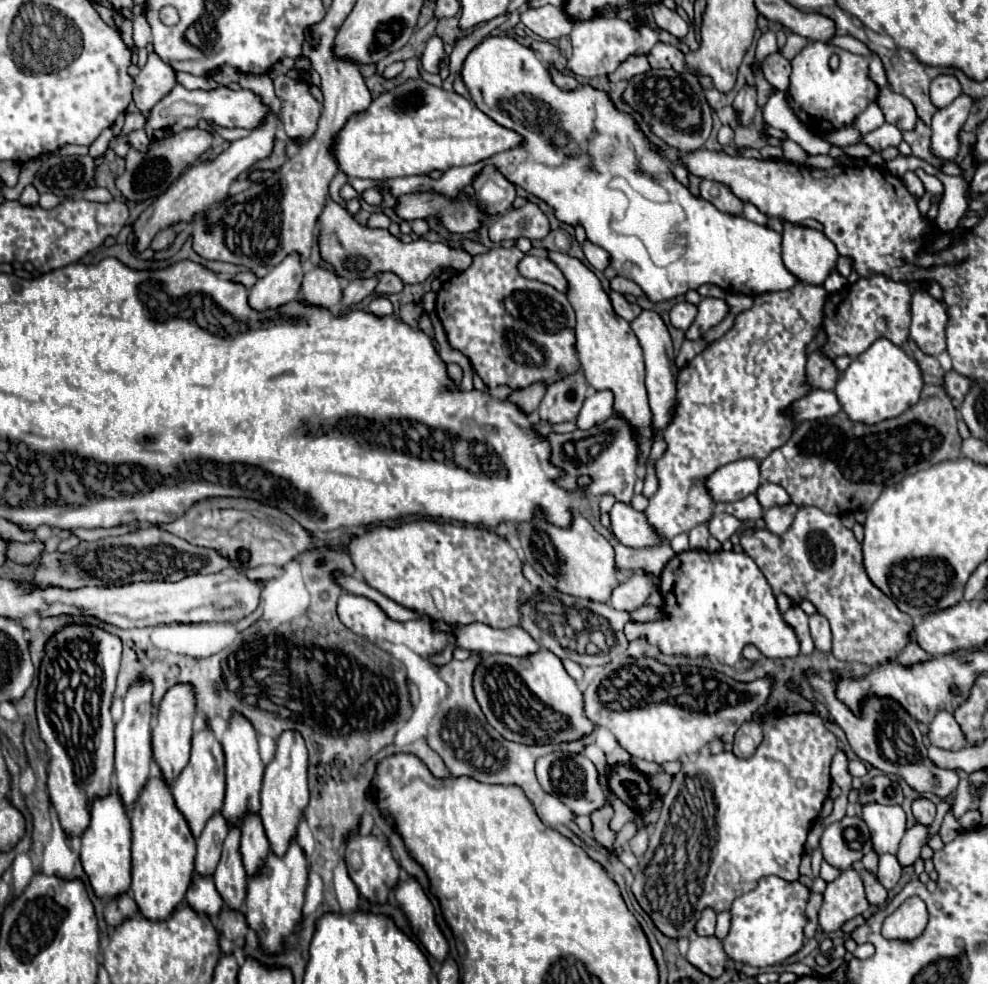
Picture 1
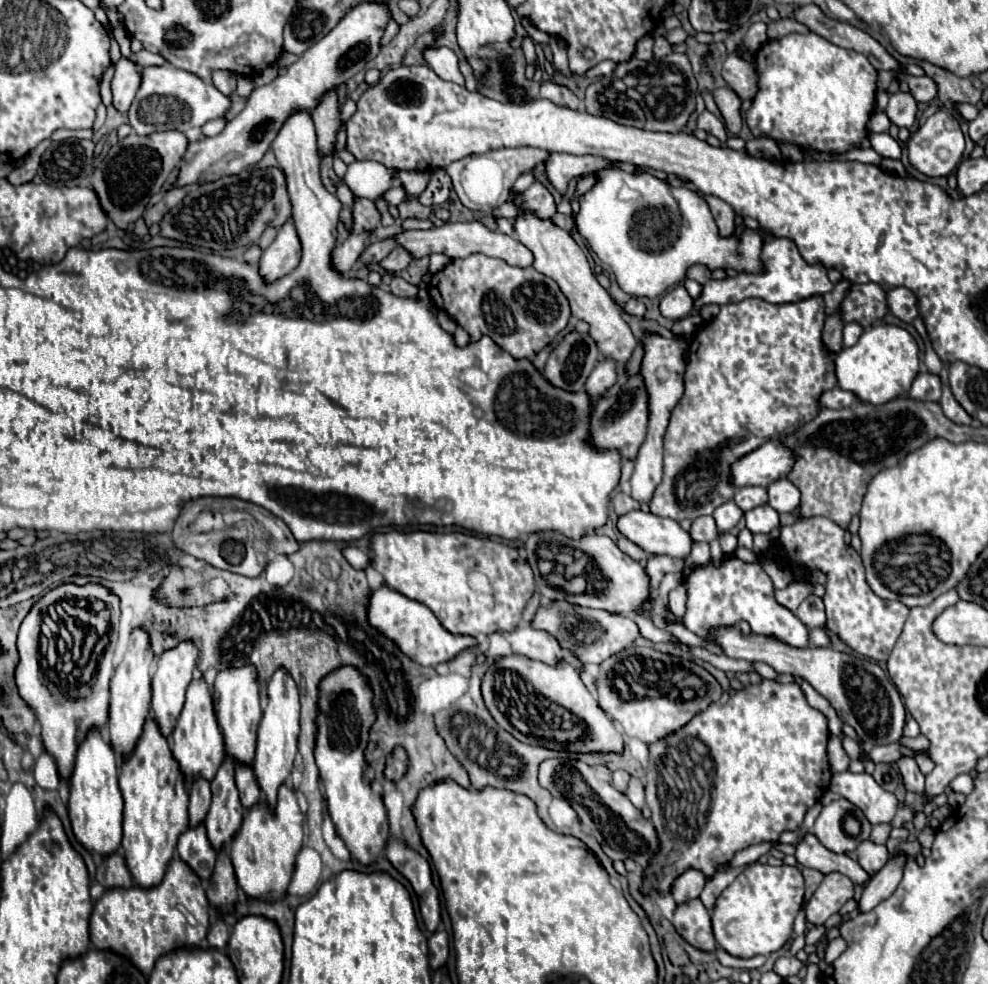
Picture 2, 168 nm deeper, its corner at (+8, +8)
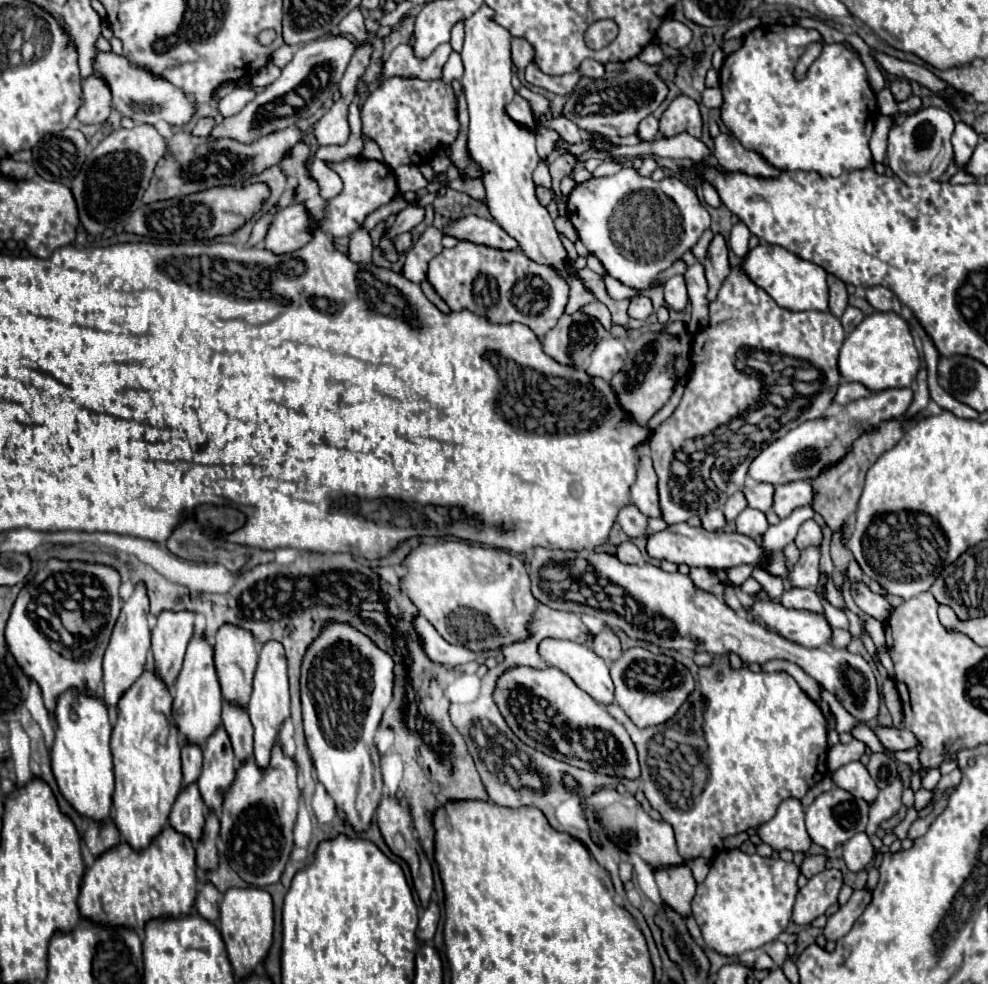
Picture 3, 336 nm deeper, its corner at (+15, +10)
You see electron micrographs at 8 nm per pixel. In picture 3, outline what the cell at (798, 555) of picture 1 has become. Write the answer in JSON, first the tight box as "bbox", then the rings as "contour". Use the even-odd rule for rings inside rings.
{"bbox":[796,521,822,549],"contour":[[[806,521],[802,523],[802,527],[798,529],[798,535],[796,535],[796,545],[798,549],[806,549],[810,545],[820,545],[822,543],[822,529],[816,521]]]}

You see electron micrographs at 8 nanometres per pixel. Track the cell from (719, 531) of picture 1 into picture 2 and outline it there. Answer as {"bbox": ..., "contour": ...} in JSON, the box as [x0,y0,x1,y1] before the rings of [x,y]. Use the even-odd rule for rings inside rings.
{"bbox":[713,501,743,533],"contour":[[[727,501],[723,505],[719,505],[715,511],[713,511],[713,519],[715,519],[715,525],[719,529],[719,533],[727,533],[731,531],[739,519],[741,519],[743,511],[733,503],[733,501]]]}

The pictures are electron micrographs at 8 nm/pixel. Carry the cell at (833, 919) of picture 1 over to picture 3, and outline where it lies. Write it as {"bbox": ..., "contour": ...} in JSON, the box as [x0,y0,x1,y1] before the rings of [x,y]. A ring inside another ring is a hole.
{"bbox":[792,869,842,925],"contour":[[[824,869],[820,875],[808,879],[808,883],[796,895],[792,921],[798,925],[808,925],[816,917],[824,915],[826,909],[836,903],[840,887],[842,873],[838,869]]]}

